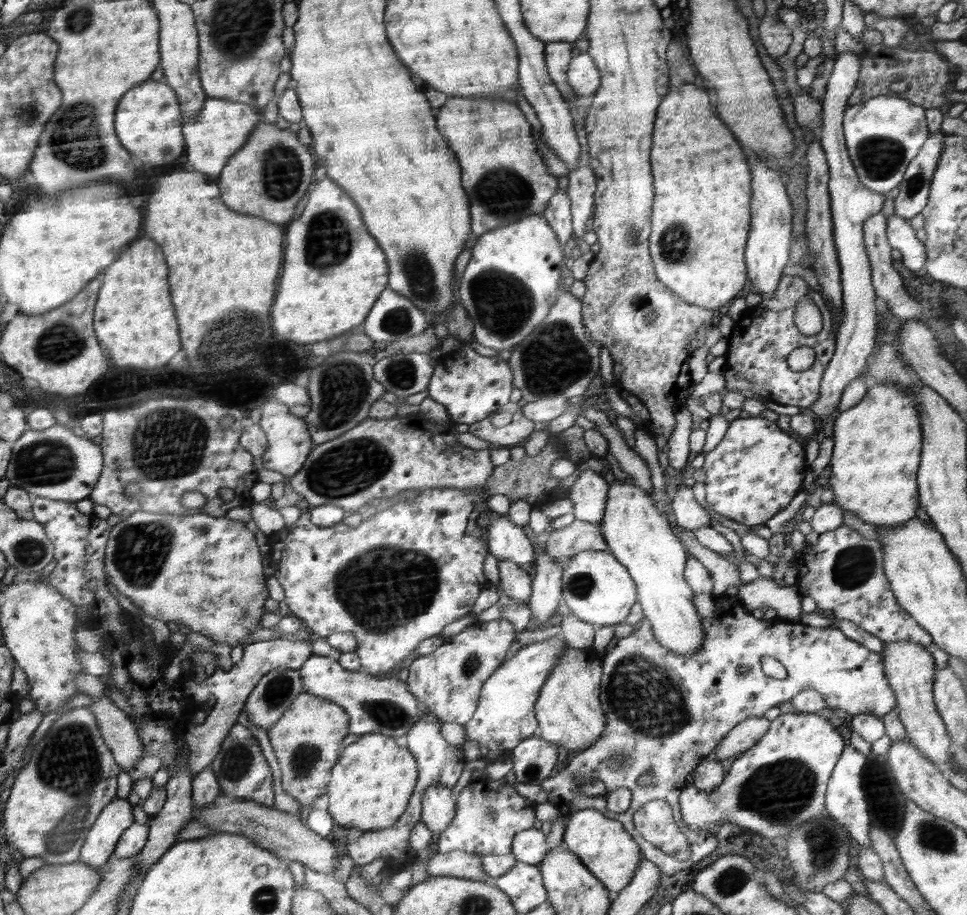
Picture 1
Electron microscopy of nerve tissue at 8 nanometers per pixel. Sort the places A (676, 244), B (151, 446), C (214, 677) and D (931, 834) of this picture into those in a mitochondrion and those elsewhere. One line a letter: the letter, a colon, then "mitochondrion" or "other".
A: mitochondrion
B: mitochondrion
C: other
D: mitochondrion

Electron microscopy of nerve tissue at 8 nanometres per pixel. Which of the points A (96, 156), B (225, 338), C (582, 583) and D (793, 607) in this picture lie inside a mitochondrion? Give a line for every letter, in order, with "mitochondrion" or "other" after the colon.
A: mitochondrion
B: mitochondrion
C: mitochondrion
D: other

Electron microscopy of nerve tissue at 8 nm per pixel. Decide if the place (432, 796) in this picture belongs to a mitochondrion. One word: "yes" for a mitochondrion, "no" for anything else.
no

